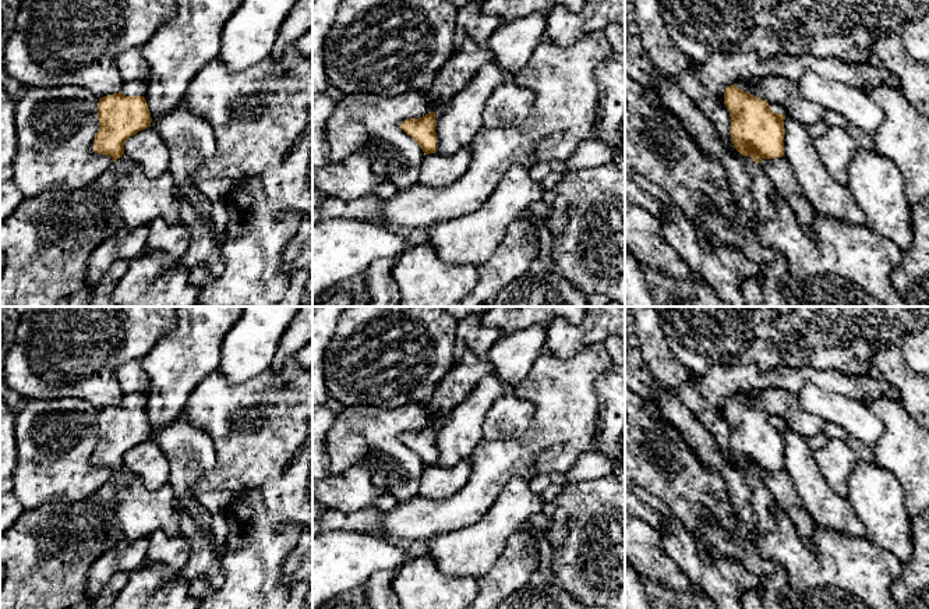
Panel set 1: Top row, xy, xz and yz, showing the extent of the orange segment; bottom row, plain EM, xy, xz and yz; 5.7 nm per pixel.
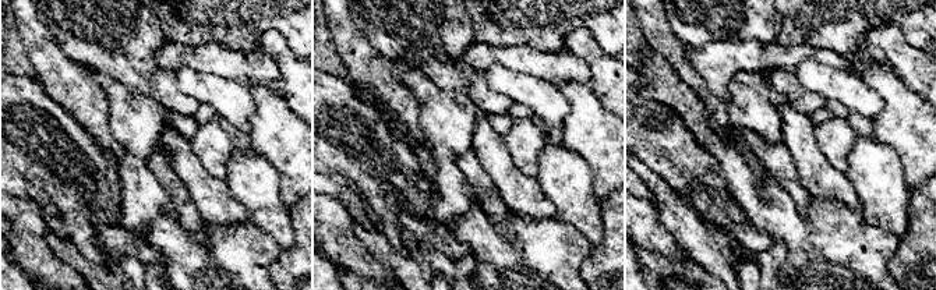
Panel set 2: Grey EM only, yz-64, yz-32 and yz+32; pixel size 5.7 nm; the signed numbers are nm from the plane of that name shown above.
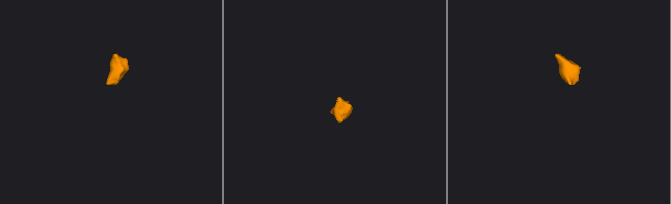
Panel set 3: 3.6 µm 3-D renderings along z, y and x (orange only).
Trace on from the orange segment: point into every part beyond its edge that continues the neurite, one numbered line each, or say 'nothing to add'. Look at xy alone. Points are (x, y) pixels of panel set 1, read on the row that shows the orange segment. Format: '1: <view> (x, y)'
1: xy (130, 88)
2: xy (106, 186)

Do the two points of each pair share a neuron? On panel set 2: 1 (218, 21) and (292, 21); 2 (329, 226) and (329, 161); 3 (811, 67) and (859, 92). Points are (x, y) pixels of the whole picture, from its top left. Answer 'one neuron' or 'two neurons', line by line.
1: one neuron
2: two neurons
3: one neuron

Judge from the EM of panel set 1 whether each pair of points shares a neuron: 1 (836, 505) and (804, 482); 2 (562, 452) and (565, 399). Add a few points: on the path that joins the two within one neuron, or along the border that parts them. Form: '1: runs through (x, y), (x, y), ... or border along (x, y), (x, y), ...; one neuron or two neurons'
1: runs through (827, 505), (812, 491); one neuron
2: runs through (562, 439), (565, 411); one neuron

